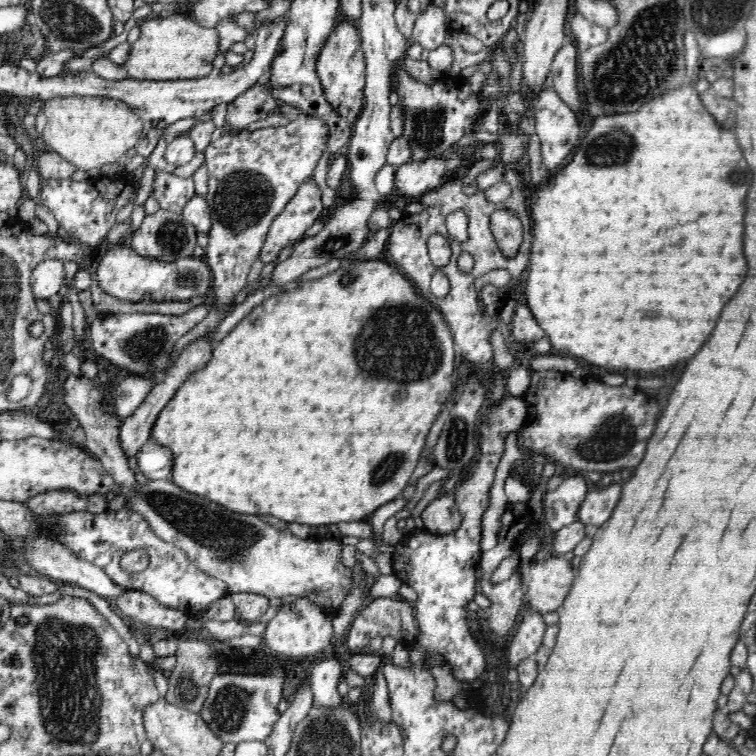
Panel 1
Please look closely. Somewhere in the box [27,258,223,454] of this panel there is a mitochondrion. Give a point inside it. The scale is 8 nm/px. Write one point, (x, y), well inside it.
(145, 348)

